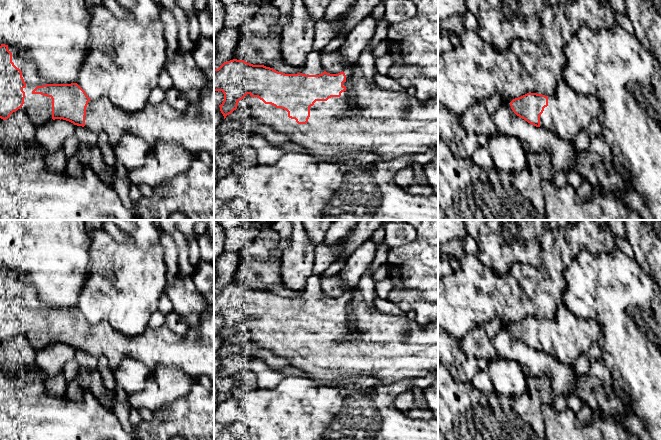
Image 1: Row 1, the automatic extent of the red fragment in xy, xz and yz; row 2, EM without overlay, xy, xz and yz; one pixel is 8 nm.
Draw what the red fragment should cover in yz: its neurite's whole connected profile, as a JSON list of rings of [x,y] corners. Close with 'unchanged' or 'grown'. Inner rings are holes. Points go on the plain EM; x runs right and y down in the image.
[[[561,304],[554,320],[547,321],[542,318],[527,317],[513,323],[510,330],[517,340],[528,347],[555,358],[565,366],[573,367],[580,356],[597,341],[601,327],[594,318],[577,317],[565,305]]] | grown

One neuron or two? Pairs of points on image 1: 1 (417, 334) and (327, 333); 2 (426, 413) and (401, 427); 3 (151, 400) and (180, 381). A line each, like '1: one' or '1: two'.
1: one
2: two
3: one

